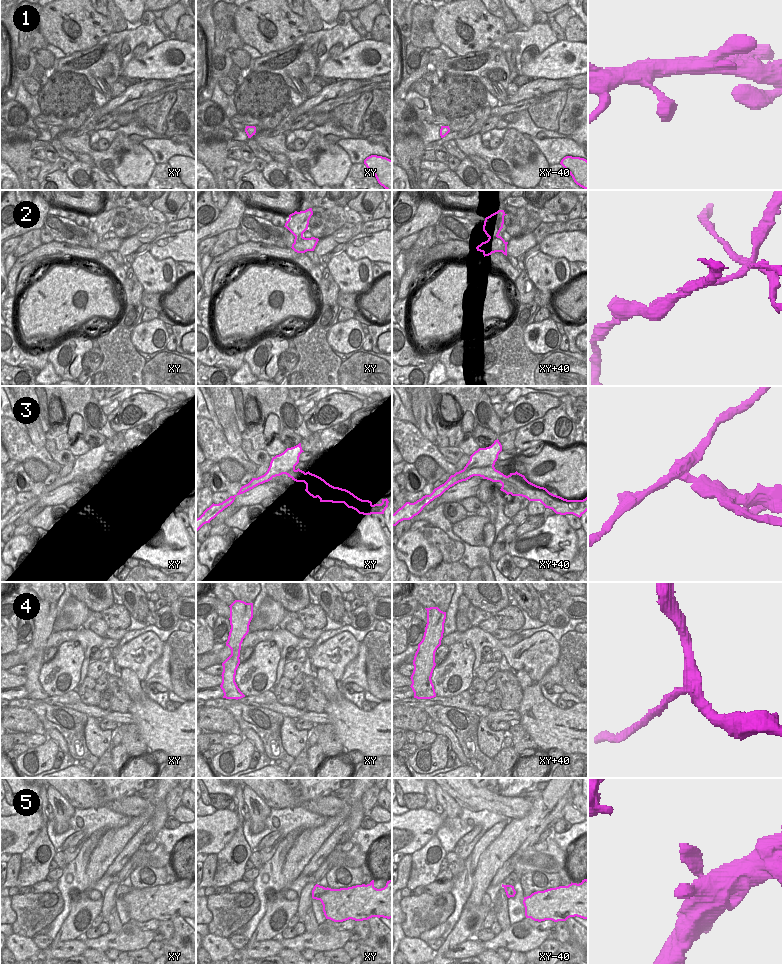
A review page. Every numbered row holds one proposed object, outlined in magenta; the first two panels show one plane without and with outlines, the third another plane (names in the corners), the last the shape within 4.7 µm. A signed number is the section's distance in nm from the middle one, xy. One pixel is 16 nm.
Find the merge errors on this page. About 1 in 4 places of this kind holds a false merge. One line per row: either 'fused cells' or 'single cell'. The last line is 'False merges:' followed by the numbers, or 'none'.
1: single cell
2: fused cells
3: fused cells
4: single cell
5: single cell
False merges: 2, 3

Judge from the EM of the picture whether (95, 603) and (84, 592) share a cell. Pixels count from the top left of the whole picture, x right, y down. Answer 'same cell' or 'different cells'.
same cell

